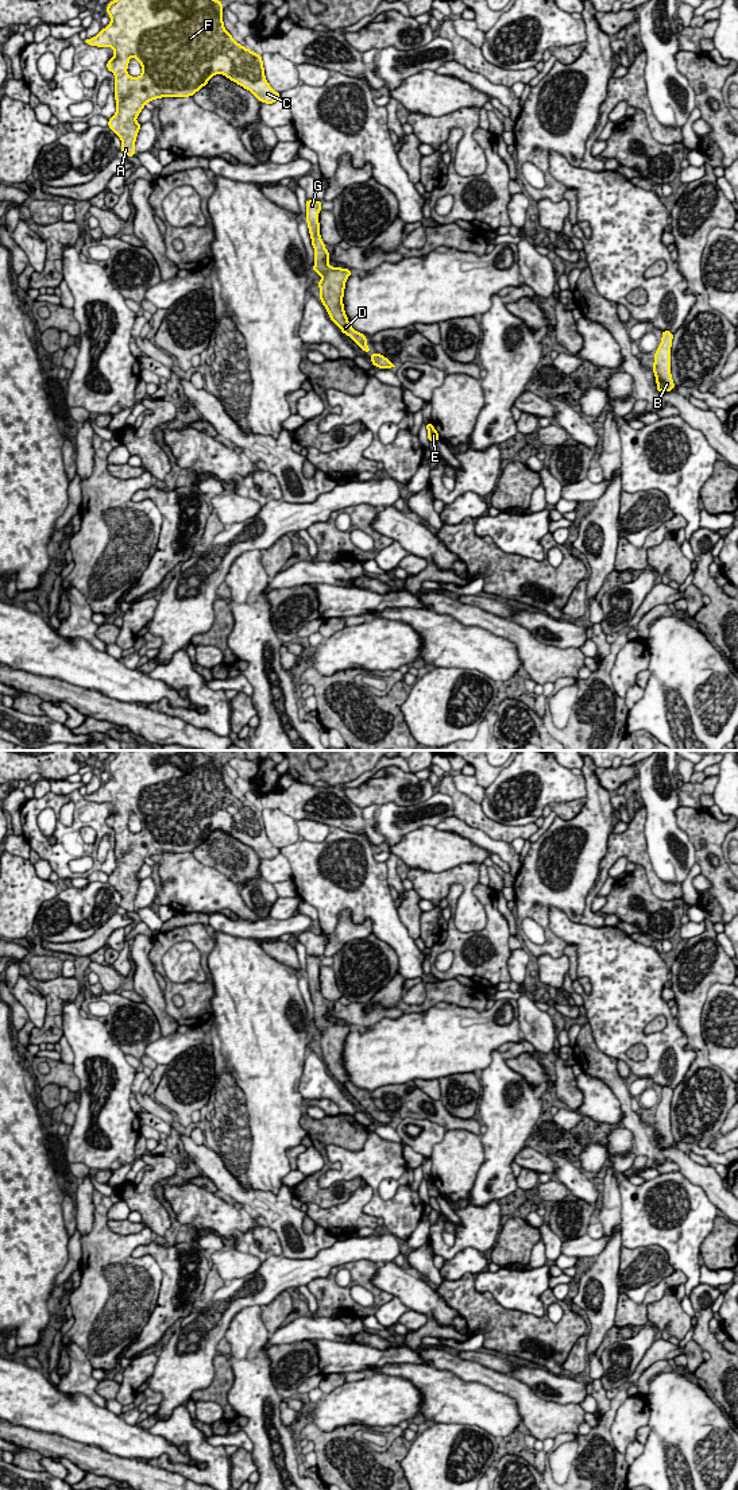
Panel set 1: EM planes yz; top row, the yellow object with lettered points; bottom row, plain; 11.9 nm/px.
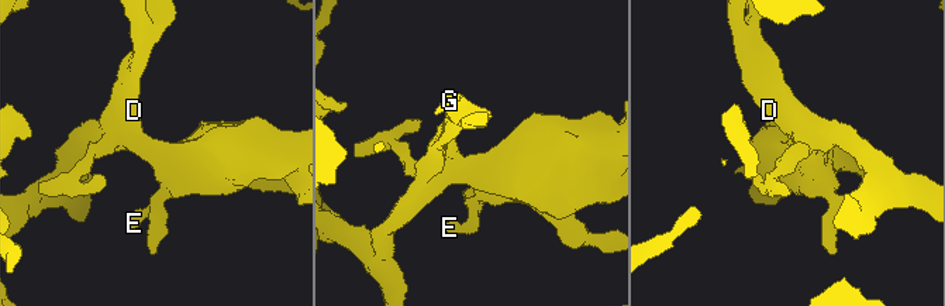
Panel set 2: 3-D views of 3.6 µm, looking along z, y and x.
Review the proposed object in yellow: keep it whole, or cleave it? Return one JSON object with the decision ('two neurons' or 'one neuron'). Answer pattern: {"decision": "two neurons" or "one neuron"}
{"decision": "one neuron"}

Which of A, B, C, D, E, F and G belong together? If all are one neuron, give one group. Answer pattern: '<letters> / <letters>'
A B C D E F G

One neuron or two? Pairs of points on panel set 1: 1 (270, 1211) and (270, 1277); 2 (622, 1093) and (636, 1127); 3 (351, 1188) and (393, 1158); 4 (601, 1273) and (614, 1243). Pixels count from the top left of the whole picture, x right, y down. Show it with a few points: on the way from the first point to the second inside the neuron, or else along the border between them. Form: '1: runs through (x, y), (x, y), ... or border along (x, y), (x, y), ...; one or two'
1: border along (282, 1254), (290, 1258), (312, 1258), (315, 1255); two
2: runs through (626, 1101), (626, 1111), (630, 1119); one
3: border along (362, 1178), (337, 1180), (329, 1187); two
4: runs through (606, 1266), (613, 1250); one

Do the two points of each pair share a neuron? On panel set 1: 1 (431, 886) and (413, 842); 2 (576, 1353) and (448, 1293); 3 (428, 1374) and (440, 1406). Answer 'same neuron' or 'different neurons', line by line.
1: different neurons
2: different neurons
3: same neuron

